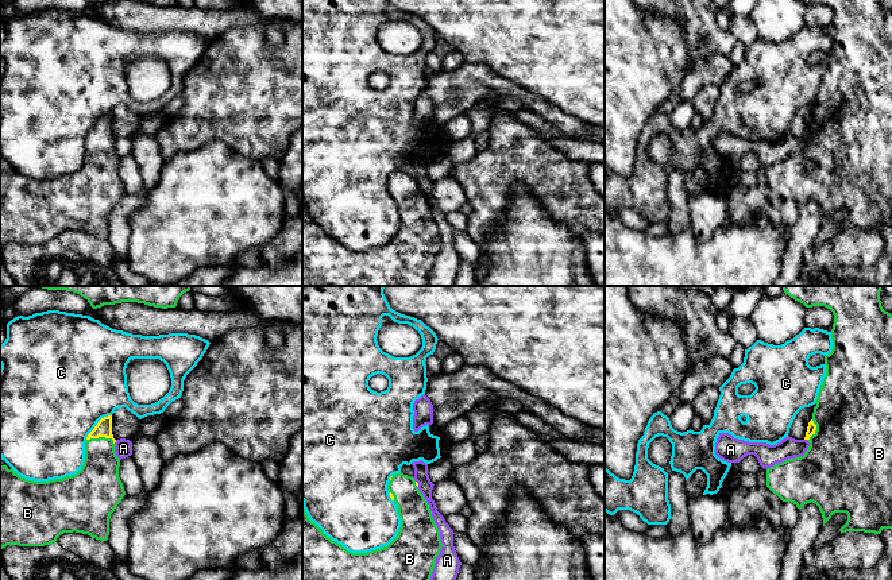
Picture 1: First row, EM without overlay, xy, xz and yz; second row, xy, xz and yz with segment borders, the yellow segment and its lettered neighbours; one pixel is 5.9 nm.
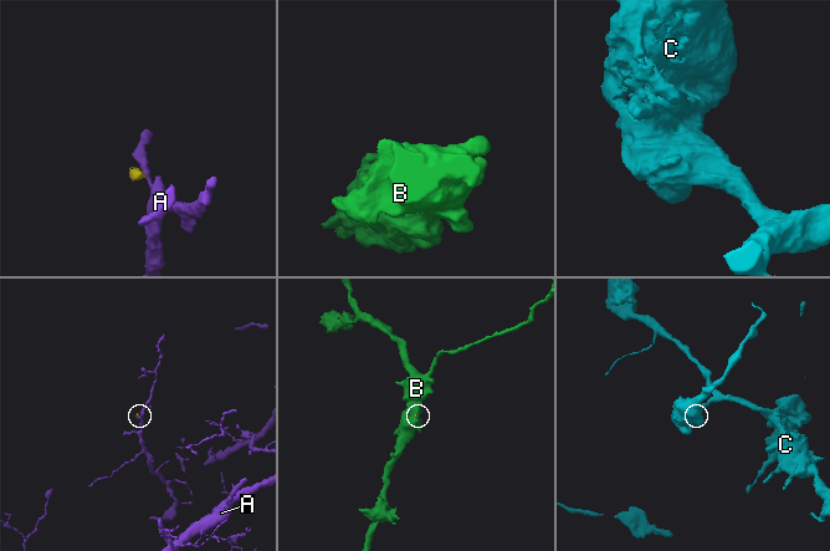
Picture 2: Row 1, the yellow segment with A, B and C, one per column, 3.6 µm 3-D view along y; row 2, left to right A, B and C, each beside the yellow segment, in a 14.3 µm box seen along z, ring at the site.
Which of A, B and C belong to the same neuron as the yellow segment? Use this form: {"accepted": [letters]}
{"accepted": ["B"]}

